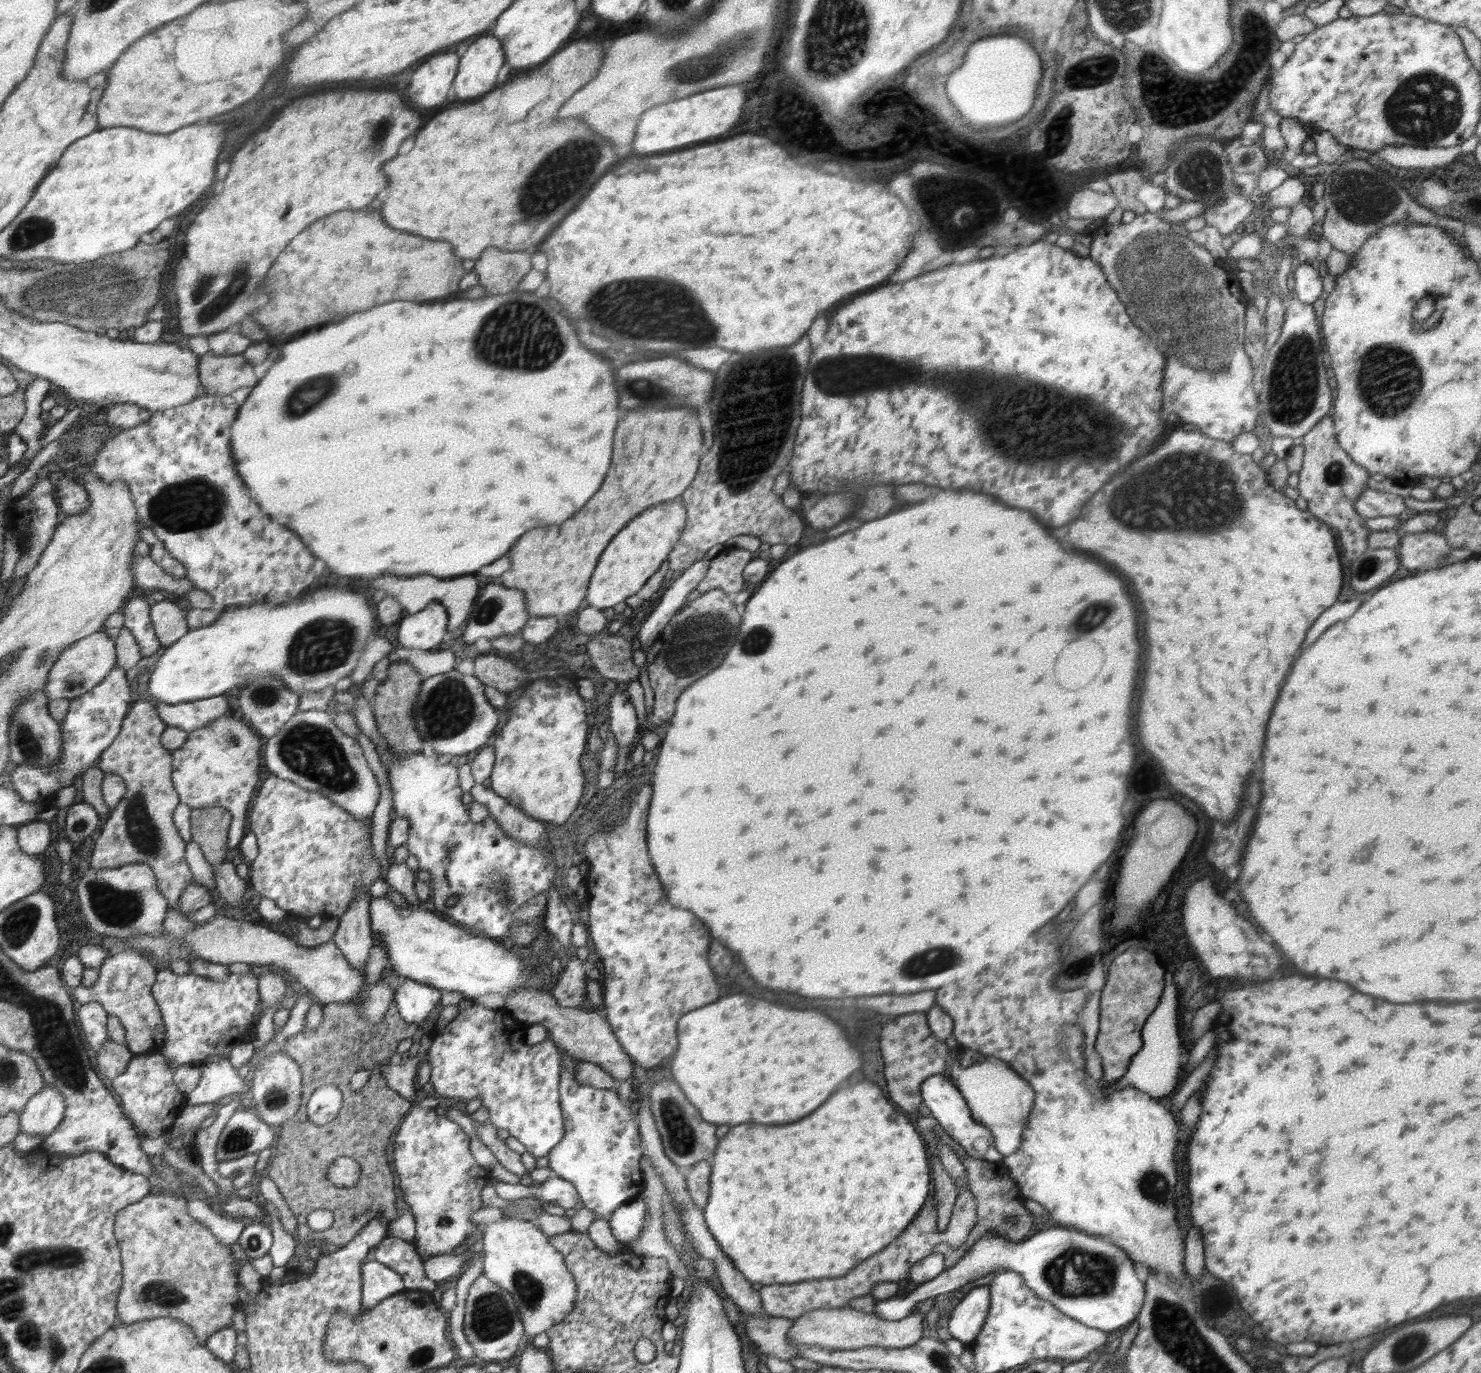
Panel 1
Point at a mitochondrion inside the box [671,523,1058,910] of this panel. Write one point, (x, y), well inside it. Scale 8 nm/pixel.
(750, 644)

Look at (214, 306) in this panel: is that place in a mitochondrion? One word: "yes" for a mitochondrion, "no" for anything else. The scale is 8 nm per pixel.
yes

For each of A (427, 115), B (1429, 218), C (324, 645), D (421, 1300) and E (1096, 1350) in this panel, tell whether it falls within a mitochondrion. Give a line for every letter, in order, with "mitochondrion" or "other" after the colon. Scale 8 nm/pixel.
A: other
B: other
C: mitochondrion
D: other
E: other

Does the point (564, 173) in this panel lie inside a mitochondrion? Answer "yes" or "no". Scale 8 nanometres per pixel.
yes

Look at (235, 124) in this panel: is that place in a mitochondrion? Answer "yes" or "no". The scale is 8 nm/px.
no

